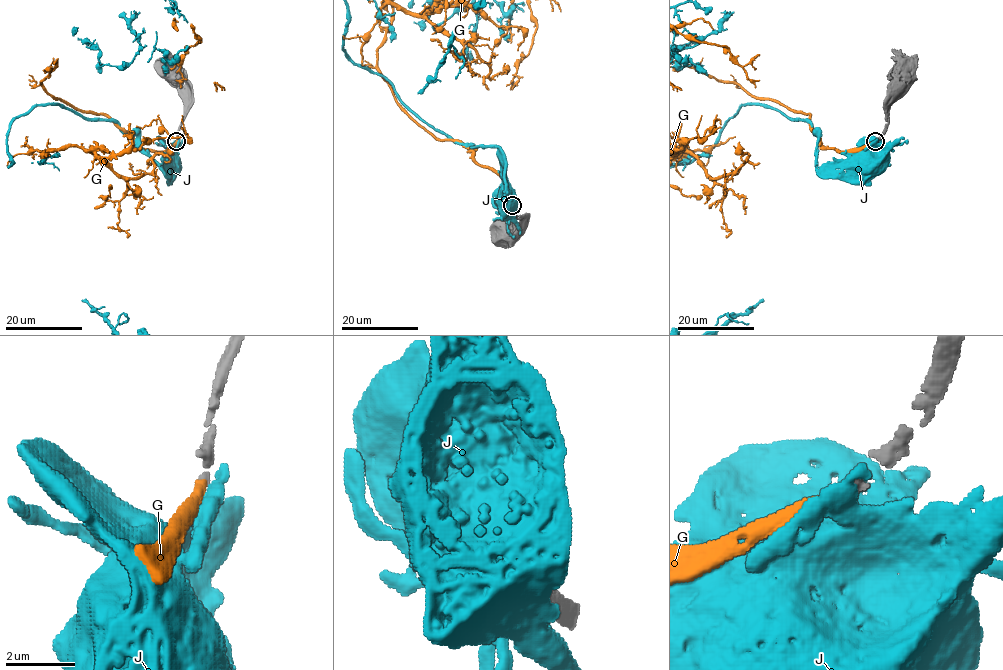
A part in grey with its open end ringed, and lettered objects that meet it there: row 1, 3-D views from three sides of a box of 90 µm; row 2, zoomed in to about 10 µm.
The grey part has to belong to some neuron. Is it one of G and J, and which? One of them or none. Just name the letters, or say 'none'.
G

